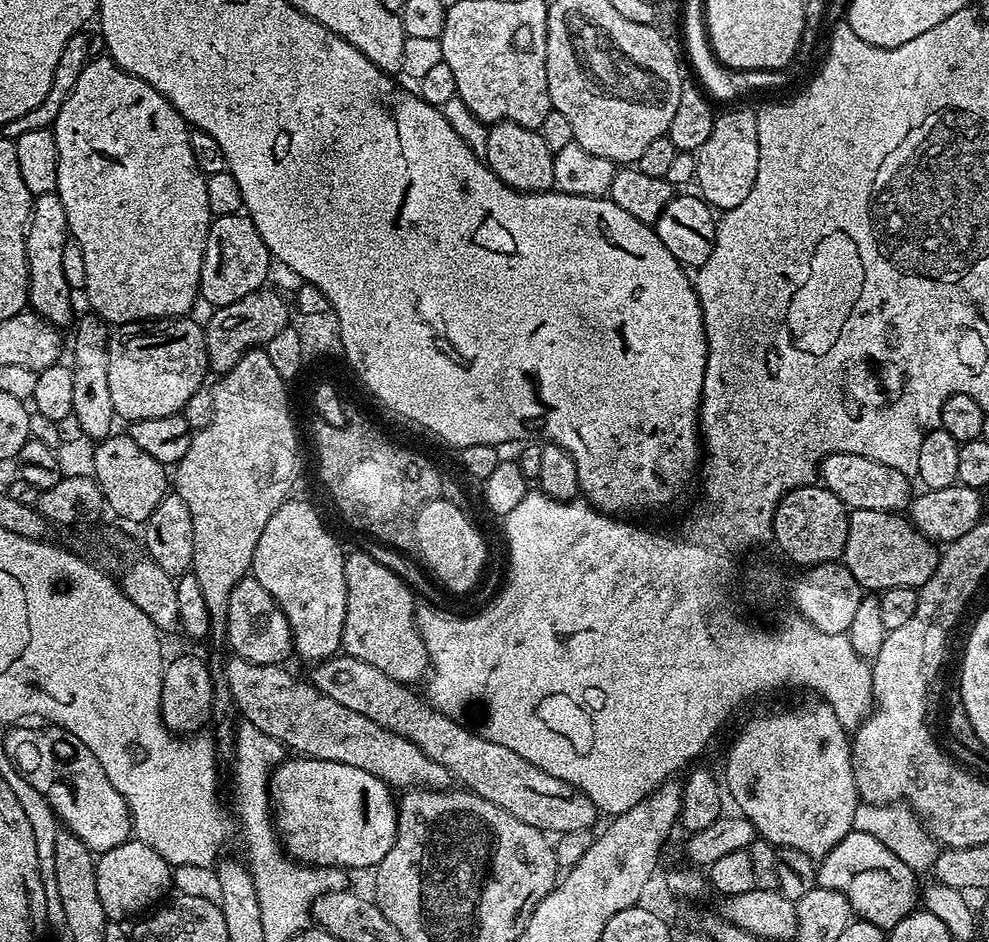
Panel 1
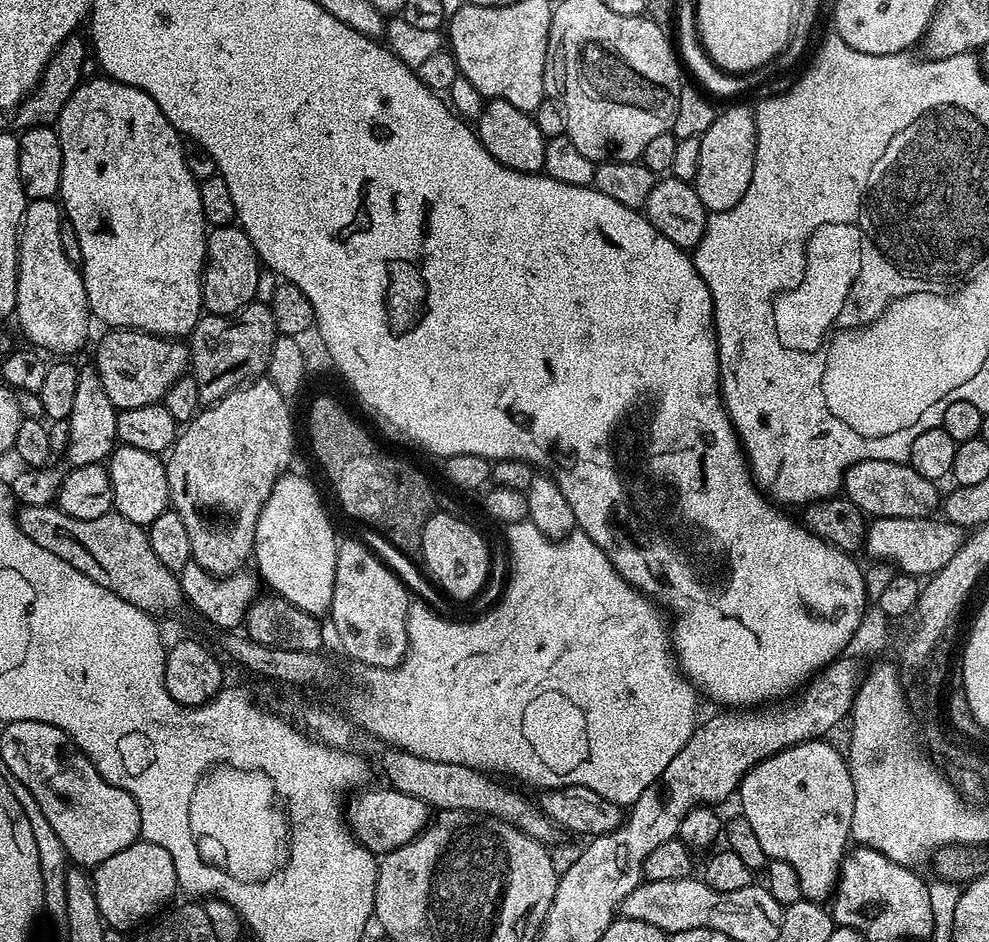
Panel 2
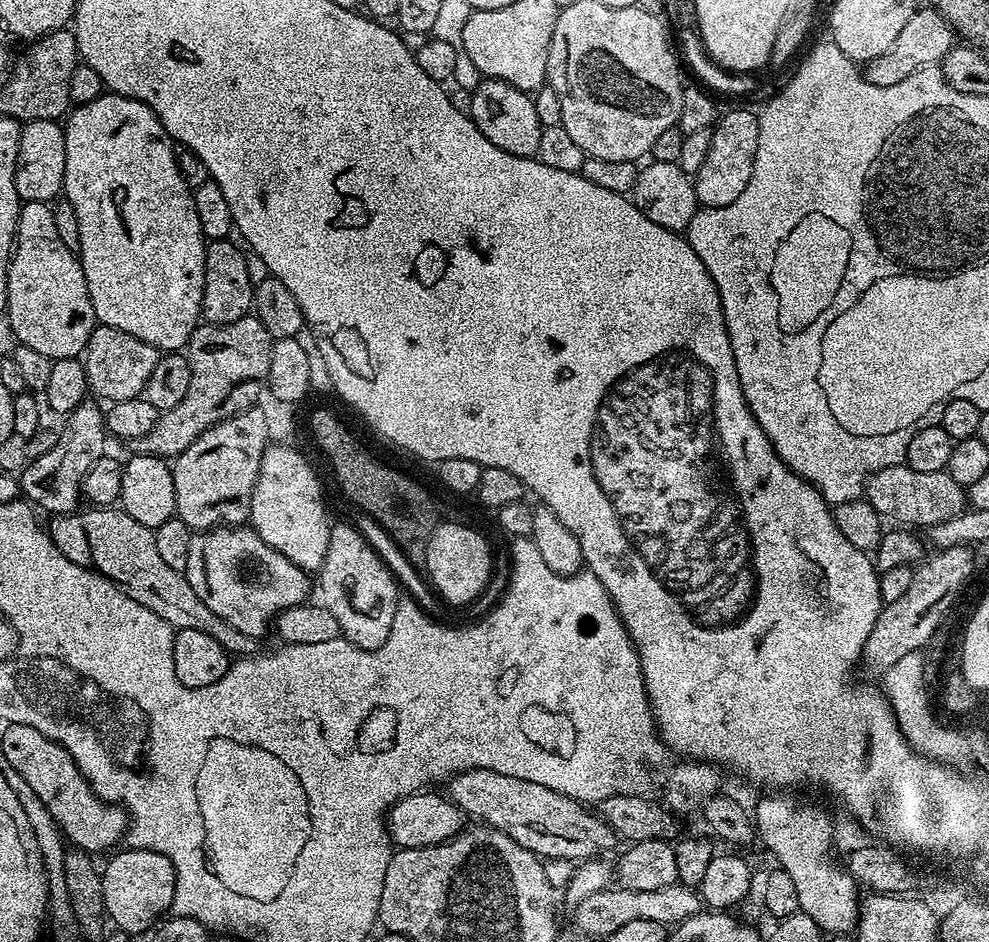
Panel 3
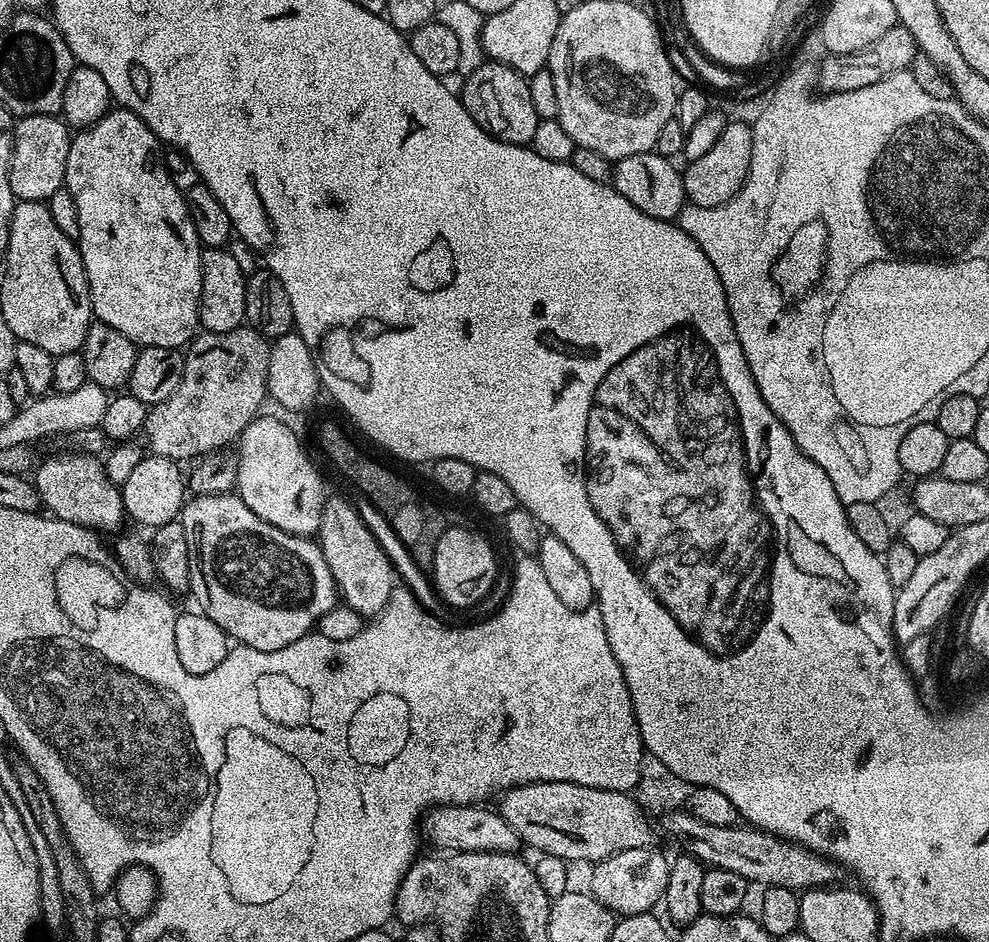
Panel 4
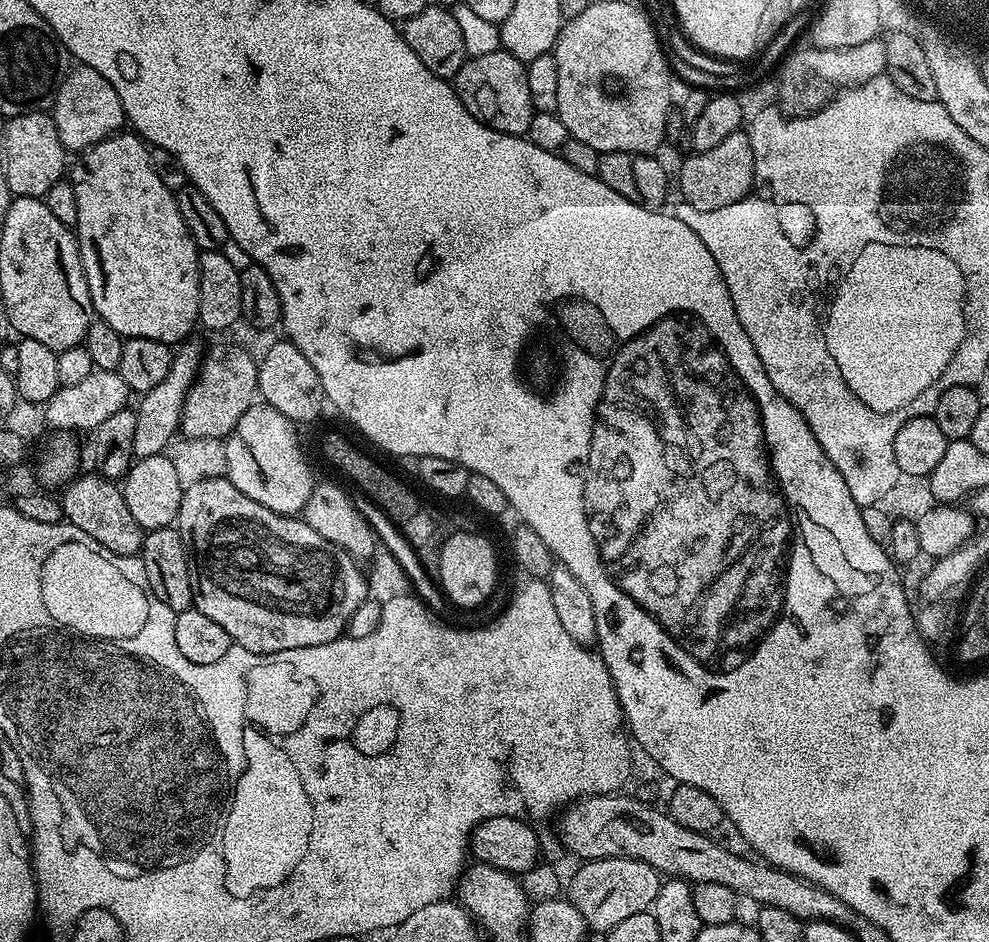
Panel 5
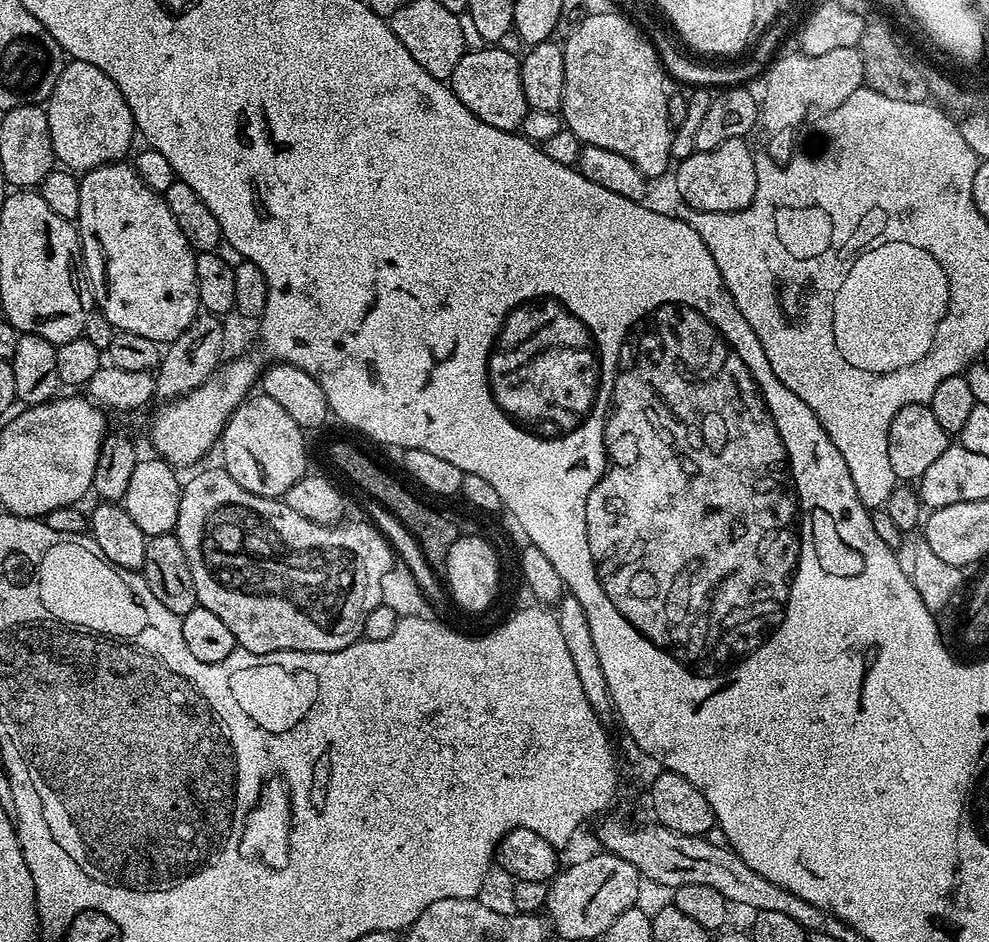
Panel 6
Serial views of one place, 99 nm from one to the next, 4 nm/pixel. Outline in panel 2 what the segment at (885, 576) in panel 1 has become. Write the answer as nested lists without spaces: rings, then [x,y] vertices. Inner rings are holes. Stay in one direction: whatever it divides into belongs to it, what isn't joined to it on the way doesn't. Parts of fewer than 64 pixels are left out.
[[[923,516],[922,518],[880,518],[875,517],[865,529],[865,537],[864,537],[864,550],[865,553],[868,552],[872,557],[871,559],[879,560],[882,562],[887,562],[894,565],[901,573],[909,576],[915,576],[917,578],[927,578],[931,575],[935,575],[938,570],[946,566],[946,563],[950,562],[951,558],[954,558],[955,554],[958,550],[961,549],[961,546],[964,544],[964,541],[967,539],[966,530],[956,523],[950,523],[949,520],[943,519],[938,516]]]

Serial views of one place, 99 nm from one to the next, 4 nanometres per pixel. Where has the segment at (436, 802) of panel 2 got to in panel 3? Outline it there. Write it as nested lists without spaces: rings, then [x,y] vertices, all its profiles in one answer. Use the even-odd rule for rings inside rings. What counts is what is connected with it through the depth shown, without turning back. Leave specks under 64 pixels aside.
[[[475,768],[453,776],[447,781],[446,788],[447,799],[457,804],[465,817],[472,819],[473,816],[476,819],[473,821],[514,838],[518,846],[526,846],[526,850],[544,860],[566,858],[583,862],[599,857],[607,848],[618,844],[616,833],[595,811],[548,786],[526,782],[526,778],[510,778],[510,774]]]

